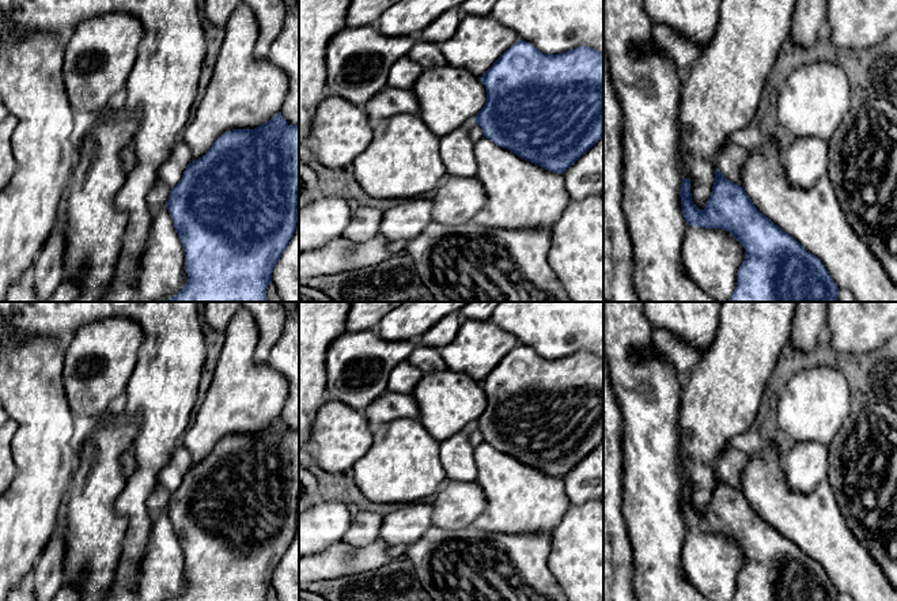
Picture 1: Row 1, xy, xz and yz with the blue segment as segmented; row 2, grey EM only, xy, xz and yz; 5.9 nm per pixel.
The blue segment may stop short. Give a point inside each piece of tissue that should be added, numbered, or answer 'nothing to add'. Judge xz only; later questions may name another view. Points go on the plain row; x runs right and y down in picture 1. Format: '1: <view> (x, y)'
nothing to add

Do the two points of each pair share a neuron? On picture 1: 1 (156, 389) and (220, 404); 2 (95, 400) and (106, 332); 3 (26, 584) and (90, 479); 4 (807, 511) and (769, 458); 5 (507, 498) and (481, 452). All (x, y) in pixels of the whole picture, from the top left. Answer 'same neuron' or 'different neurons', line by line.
1: different neurons
2: same neuron
3: different neurons
4: same neuron
5: same neuron

